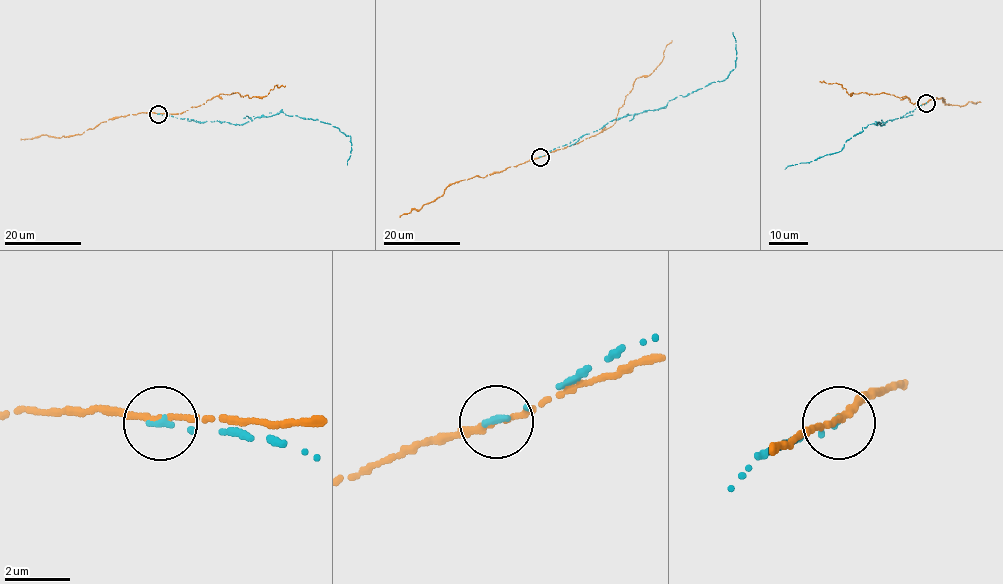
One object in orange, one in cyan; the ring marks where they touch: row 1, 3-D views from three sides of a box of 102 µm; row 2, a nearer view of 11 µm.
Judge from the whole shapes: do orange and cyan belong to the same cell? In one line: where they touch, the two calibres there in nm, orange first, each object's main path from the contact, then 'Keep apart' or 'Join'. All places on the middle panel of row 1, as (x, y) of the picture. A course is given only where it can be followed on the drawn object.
Place: (540, 157). Thickness 180 nm (orange) against 190 nm. Course of orange: (540, 156), (610, 127), (634, 81), (637, 77), (648, 76), (655, 69), (671, 40). Course of cyan: (540, 156), (572, 145), (610, 121), (655, 110), (680, 95), (725, 79), (735, 68), (733, 32). Keep apart

